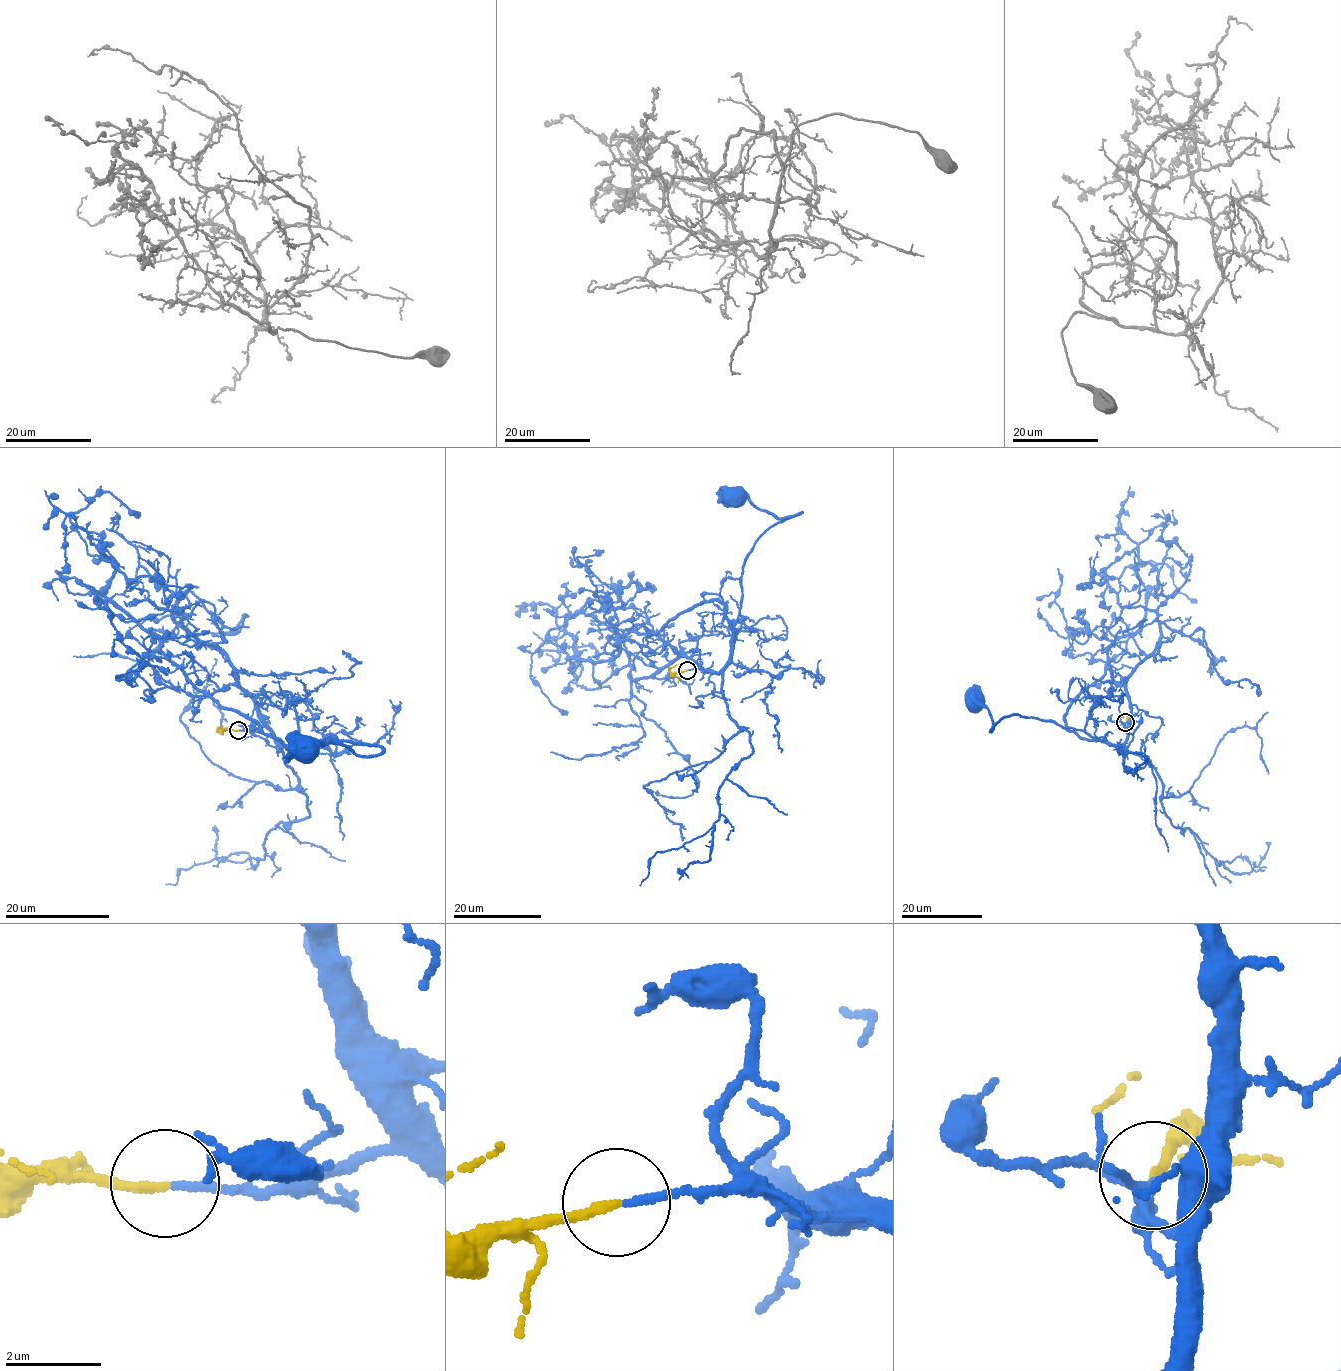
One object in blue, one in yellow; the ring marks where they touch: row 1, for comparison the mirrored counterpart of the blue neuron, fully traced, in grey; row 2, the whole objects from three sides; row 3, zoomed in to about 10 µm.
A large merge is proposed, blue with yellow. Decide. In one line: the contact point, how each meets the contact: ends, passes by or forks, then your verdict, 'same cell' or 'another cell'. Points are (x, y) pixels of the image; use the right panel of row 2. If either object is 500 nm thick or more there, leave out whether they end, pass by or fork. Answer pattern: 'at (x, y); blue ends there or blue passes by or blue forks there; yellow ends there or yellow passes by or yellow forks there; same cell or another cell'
at (1125, 722); blue ends there; yellow ends there; same cell

